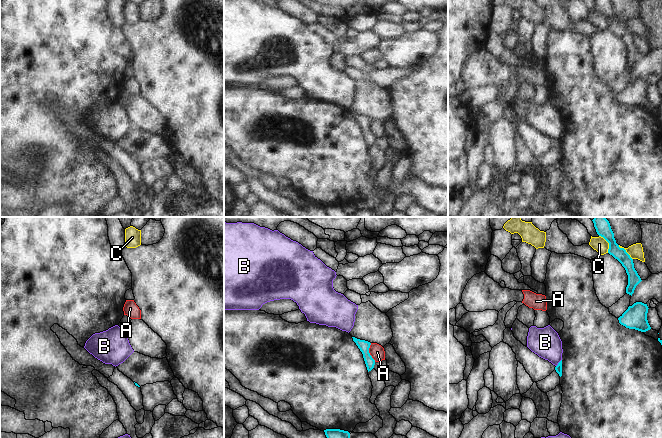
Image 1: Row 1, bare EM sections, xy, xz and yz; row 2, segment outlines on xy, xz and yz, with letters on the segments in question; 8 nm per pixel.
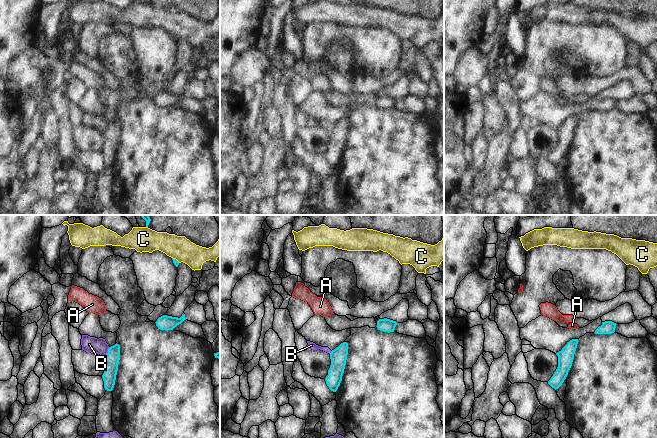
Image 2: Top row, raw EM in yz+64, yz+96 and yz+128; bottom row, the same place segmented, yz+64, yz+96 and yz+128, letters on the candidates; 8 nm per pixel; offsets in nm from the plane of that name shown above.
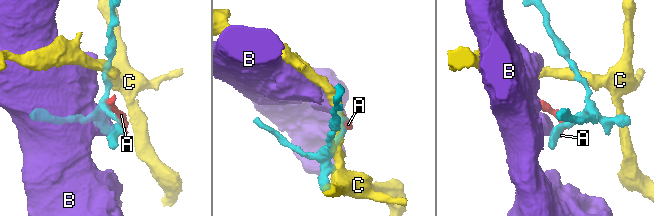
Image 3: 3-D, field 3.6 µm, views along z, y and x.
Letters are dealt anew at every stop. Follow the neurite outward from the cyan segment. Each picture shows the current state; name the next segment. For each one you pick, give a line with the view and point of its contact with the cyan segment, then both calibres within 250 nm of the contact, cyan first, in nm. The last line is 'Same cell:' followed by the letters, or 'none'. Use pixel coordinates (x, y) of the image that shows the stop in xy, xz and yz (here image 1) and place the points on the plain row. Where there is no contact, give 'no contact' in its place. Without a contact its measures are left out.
Same cell: none

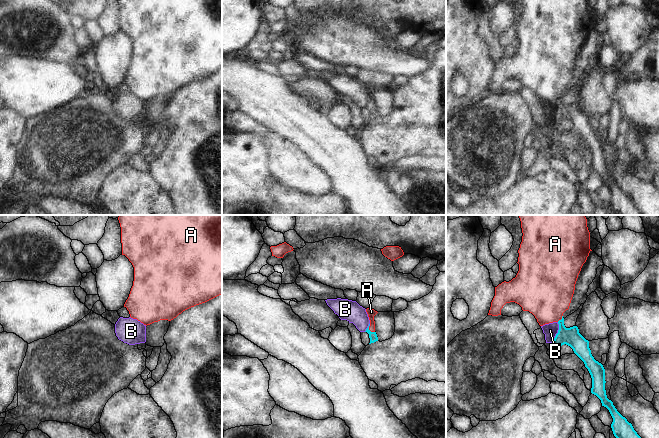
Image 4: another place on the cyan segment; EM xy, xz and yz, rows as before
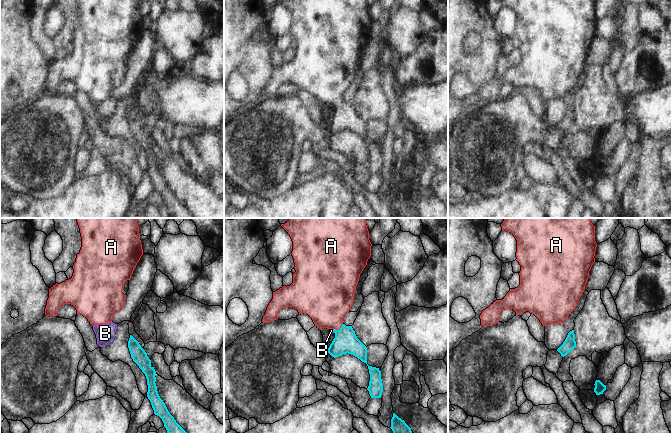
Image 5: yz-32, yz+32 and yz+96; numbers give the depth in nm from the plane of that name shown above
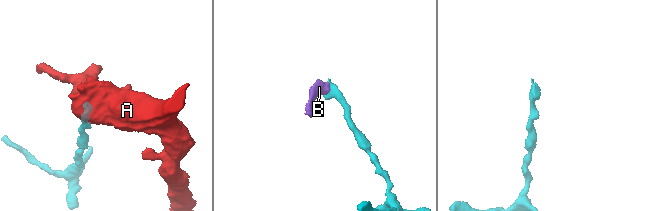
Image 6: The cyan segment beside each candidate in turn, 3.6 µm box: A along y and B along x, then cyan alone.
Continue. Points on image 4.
A: contact xz (368, 105); calibres 70 and 70 nm
Same cell: A

